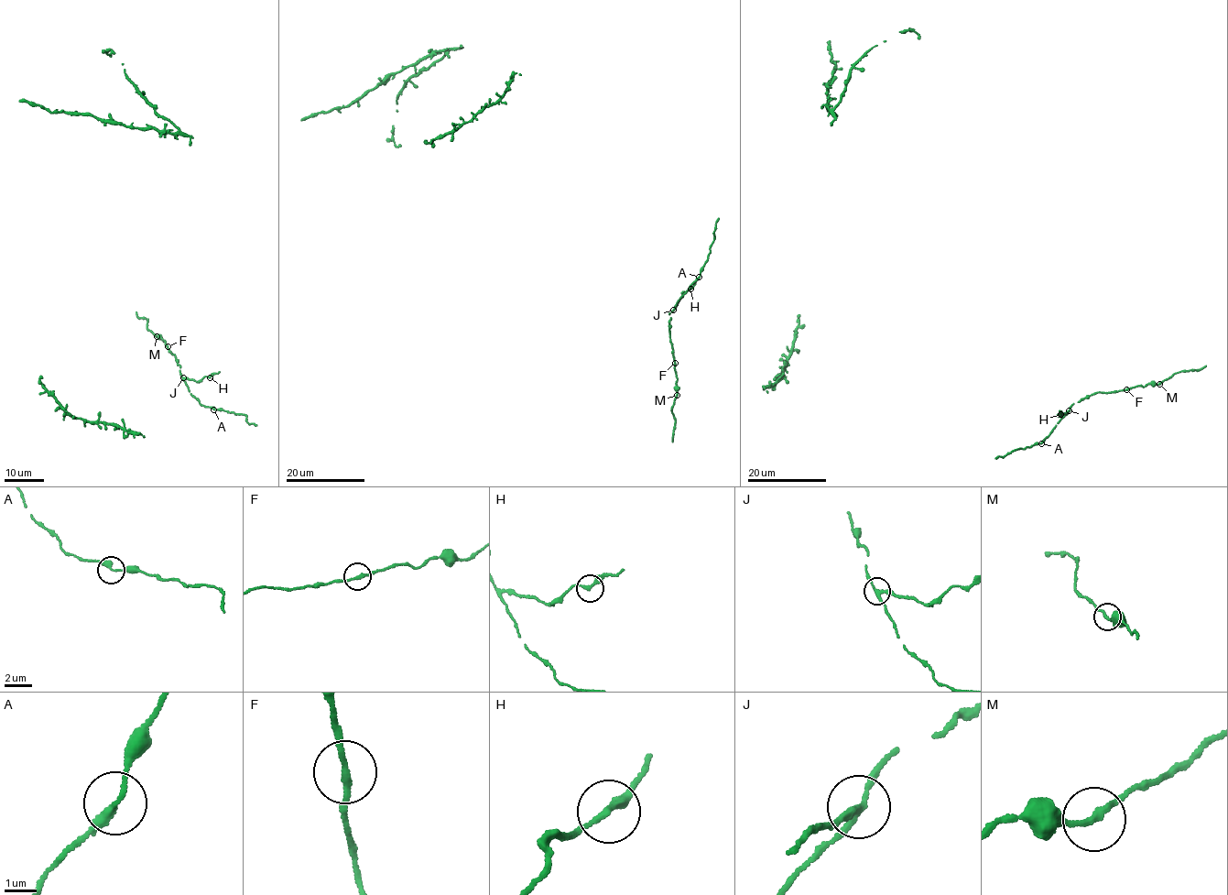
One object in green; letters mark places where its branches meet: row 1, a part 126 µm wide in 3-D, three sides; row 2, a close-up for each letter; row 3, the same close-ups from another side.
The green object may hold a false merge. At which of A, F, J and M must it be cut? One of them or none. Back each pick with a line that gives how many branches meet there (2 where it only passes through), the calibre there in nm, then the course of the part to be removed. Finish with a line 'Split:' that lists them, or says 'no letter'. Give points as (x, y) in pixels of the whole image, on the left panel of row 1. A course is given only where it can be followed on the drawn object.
J: 3 branches meet; 190 nm thick; foreign part runs (183, 378), (198, 381), (220, 371)
Split: J

